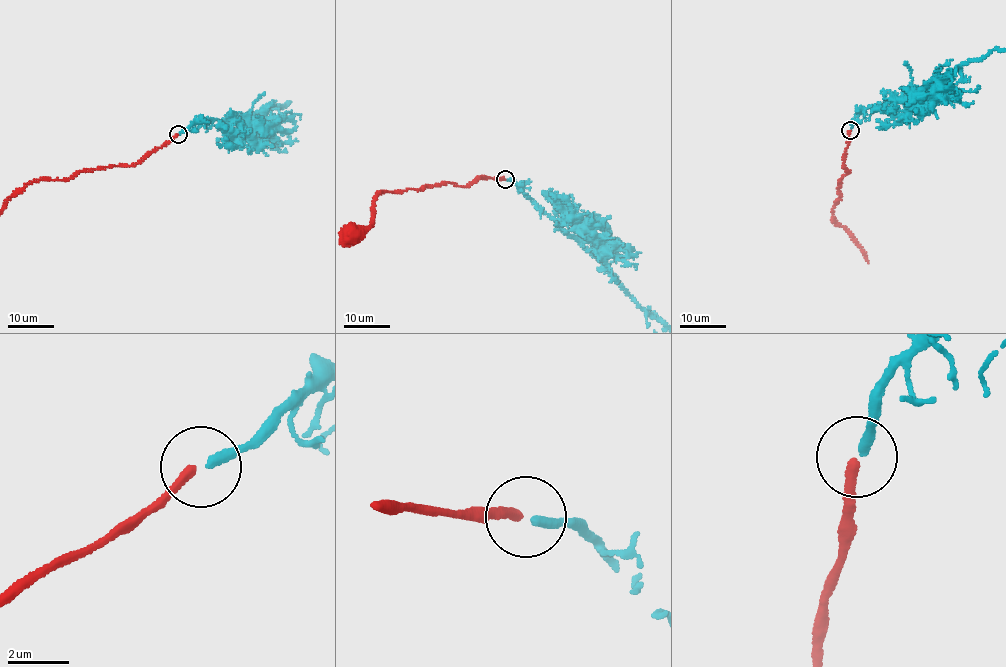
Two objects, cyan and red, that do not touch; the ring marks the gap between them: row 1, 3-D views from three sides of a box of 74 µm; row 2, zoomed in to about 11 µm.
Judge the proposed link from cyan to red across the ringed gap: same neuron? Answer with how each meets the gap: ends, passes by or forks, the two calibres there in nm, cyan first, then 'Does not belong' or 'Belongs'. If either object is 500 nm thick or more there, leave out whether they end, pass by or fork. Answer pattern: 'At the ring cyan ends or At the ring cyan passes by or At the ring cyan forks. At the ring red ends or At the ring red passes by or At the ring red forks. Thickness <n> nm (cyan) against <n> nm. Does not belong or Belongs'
At the ring cyan ends. At the ring red ends. Thickness 320 nm (cyan) against 300 nm. Belongs

